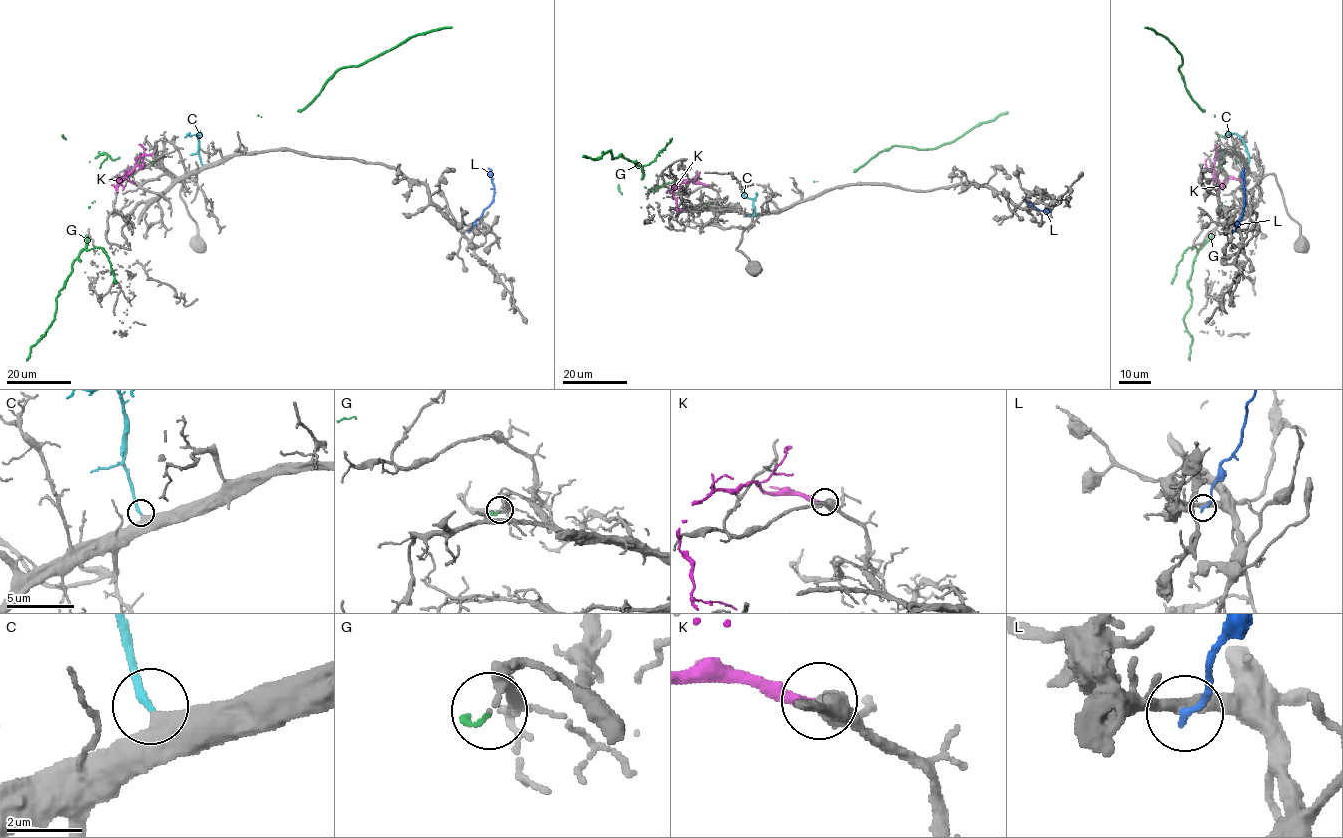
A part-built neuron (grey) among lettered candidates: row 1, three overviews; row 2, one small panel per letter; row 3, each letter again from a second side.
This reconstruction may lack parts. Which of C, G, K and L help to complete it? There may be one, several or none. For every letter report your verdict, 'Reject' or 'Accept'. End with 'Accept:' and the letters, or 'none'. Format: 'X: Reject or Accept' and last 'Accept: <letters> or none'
C: Accept
G: Reject
K: Reject
L: Reject
Accept: C

